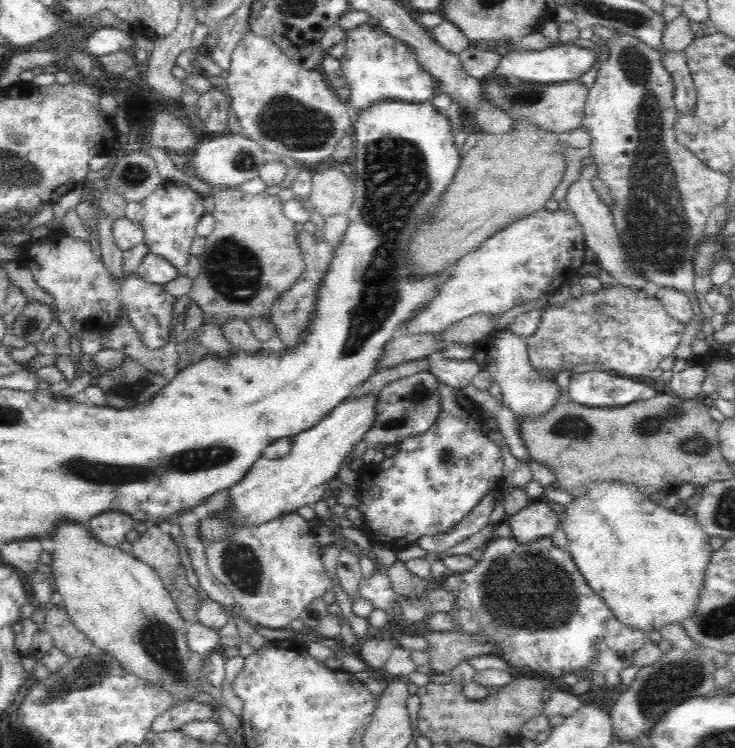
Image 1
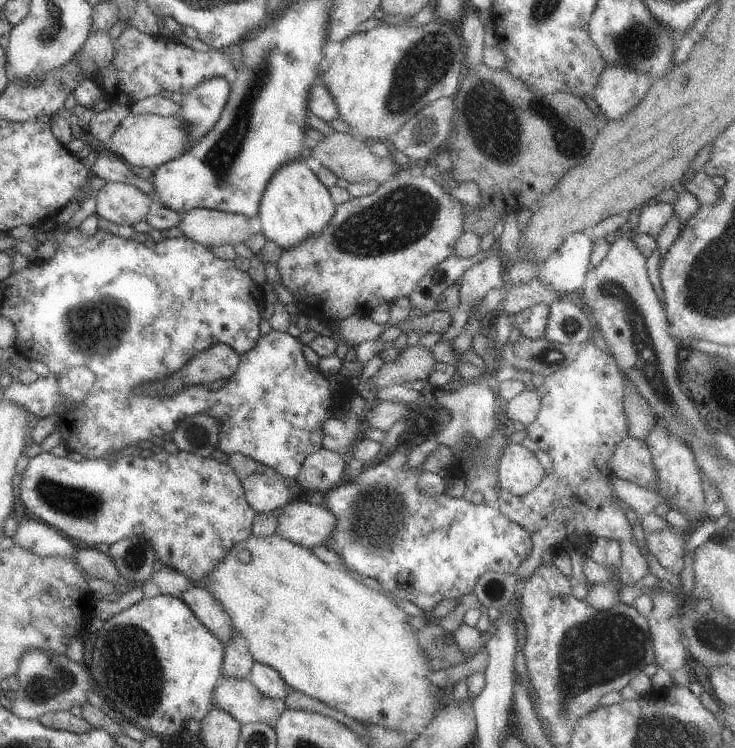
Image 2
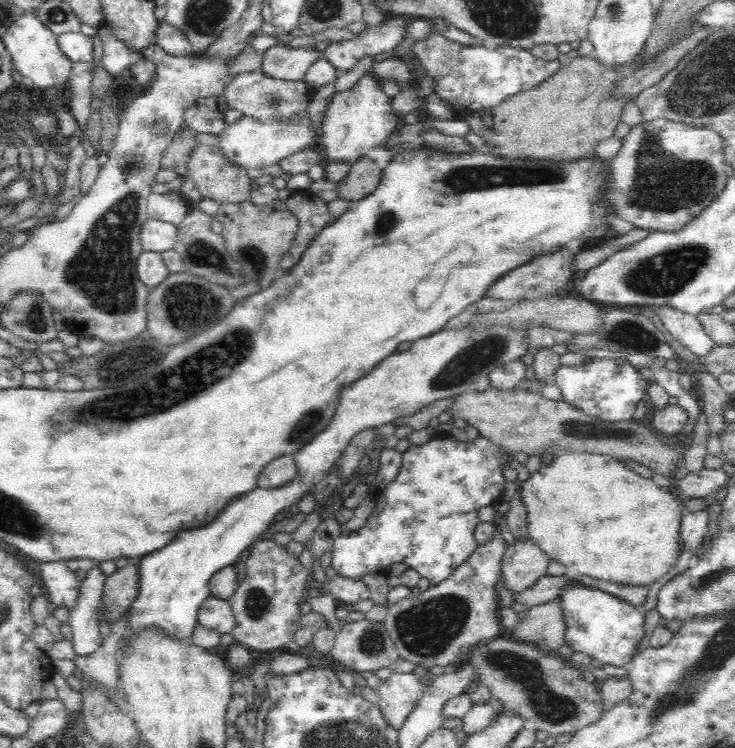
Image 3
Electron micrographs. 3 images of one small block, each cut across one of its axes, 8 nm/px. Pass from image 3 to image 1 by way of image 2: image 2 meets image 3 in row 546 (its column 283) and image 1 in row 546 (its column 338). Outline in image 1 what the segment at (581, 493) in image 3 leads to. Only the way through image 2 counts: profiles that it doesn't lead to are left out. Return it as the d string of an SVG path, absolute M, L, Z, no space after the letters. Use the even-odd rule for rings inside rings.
M618 480L588 486L588 494L578 494L566 505L558 520L568 540L568 553L584 576L588 586L603 599L612 614L624 625L650 632L668 624L690 618L704 588L704 576L710 564L713 549L710 538L695 517L678 514L674 509L656 506L644 498L634 486L618 484Z

